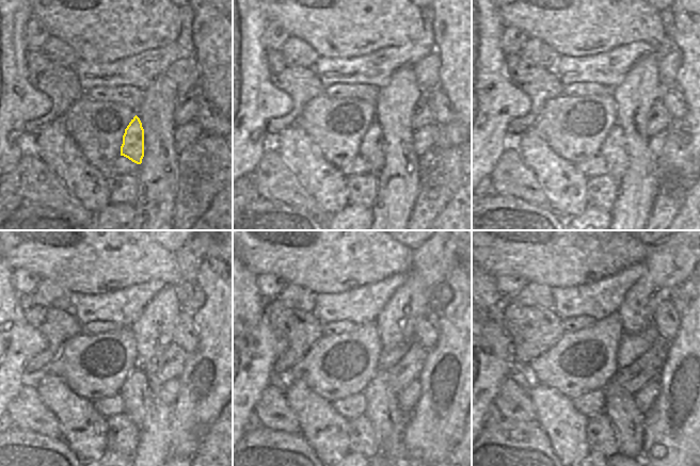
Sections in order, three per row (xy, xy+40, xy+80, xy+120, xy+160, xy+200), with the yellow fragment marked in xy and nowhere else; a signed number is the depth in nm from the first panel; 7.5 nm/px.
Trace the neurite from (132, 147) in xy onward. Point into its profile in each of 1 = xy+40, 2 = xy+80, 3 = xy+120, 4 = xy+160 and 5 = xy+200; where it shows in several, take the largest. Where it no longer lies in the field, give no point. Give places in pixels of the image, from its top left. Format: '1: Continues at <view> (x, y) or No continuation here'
1: Continues at xy+40 (371, 148)
2: Continues at xy+80 (613, 150)
3: Continues at xy+120 (136, 391)
4: Continues at xy+160 (382, 408)
5: Continues at xy+200 (627, 421).

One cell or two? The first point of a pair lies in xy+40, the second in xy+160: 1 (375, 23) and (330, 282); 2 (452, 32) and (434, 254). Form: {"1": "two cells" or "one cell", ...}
{"1": "one cell", "2": "two cells"}

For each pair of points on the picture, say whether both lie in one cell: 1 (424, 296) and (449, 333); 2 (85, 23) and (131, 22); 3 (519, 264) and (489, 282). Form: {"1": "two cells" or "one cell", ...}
{"1": "two cells", "2": "one cell", "3": "two cells"}

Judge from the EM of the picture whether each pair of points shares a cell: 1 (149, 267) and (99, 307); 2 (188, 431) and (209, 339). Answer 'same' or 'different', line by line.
1: different
2: same

